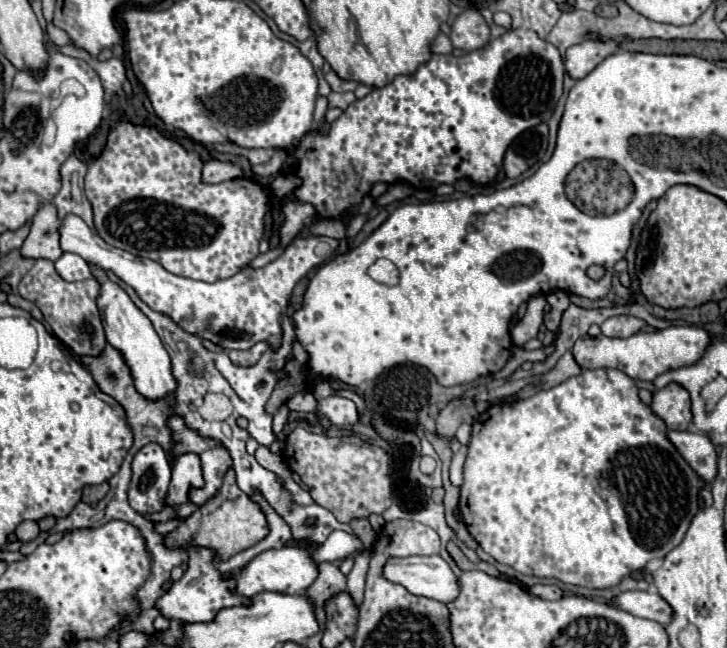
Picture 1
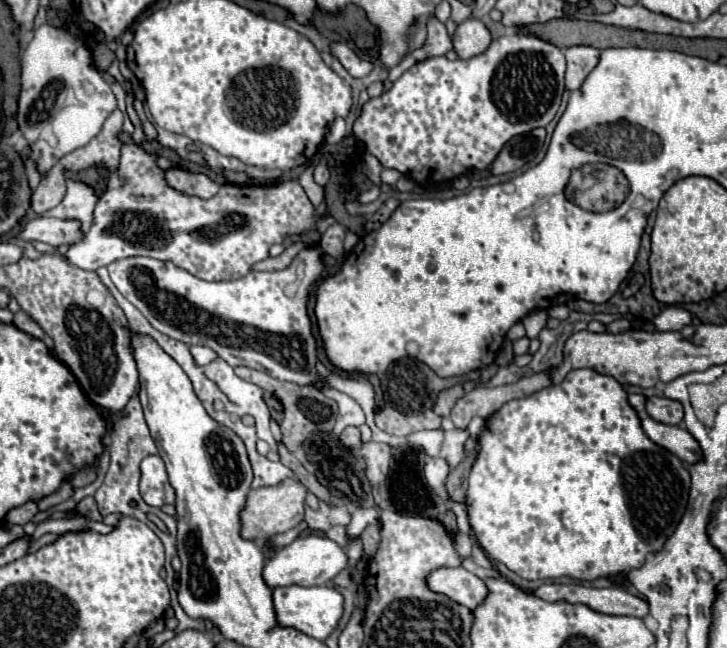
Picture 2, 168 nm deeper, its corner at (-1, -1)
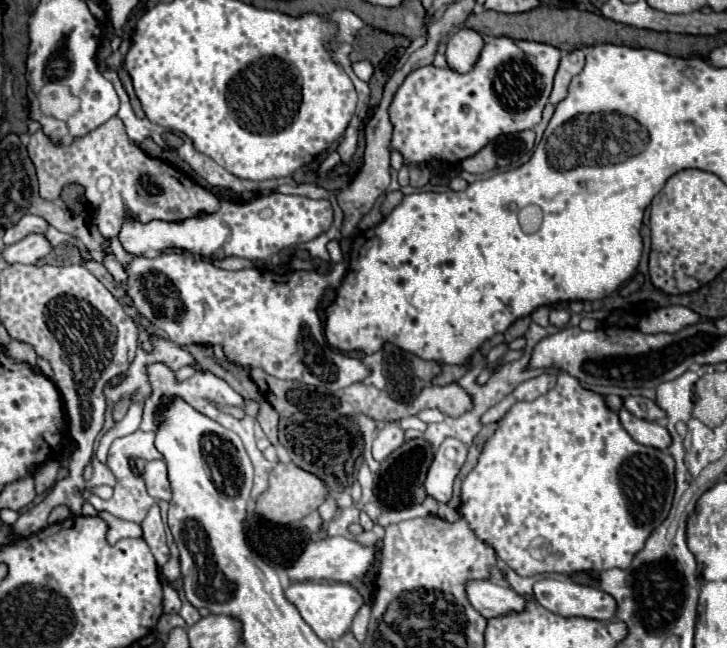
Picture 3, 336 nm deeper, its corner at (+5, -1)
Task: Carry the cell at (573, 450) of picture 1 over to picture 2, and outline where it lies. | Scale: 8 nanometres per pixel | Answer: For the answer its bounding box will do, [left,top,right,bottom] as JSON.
[466,368,690,580]

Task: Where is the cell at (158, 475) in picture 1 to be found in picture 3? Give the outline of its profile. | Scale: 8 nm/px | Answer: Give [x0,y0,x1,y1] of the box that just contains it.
[144,460,170,500]

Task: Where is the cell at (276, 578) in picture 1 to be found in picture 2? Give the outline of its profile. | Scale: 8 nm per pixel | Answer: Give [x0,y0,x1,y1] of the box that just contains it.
[264,534,348,588]

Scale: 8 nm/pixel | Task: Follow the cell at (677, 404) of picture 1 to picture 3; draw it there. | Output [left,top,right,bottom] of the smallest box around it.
[624,396,666,420]

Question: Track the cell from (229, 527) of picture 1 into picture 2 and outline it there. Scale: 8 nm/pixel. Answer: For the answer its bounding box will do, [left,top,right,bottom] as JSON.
[240,478,308,540]

